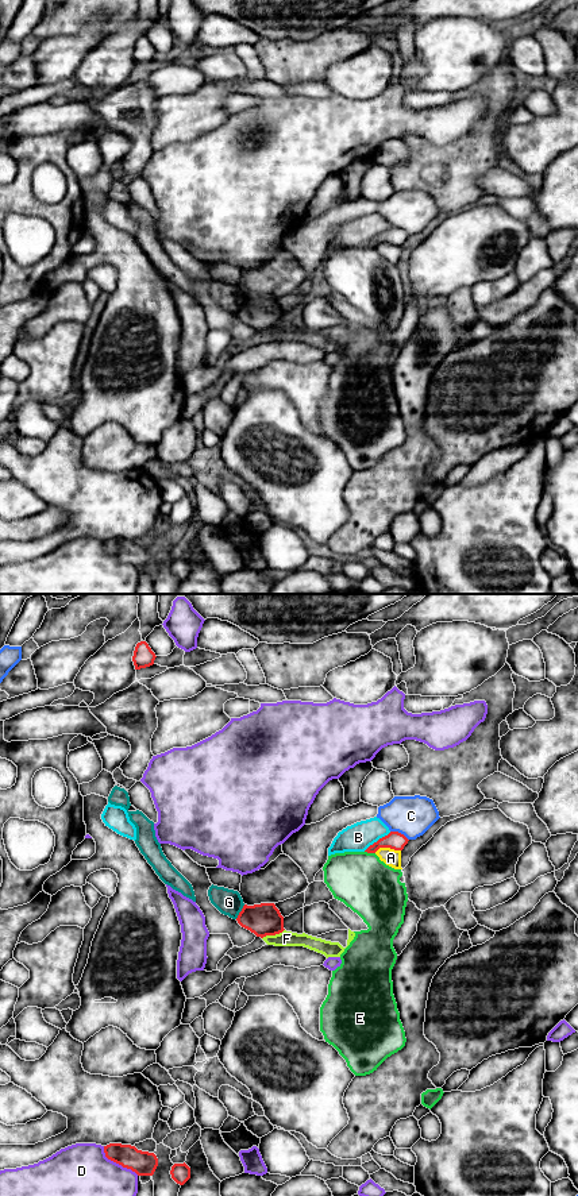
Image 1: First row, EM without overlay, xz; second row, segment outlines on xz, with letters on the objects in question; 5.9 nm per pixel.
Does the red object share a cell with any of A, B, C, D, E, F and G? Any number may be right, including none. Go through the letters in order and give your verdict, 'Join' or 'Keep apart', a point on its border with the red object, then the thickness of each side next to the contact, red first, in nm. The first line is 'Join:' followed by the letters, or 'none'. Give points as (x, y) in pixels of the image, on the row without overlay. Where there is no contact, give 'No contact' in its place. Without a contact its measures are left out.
Join: none
A: Keep apart. Touches red at xz (386, 242). Thickness 110 nm (red) against 100 nm
B: Keep apart. Touches red at xz (378, 235). Thickness 110 nm (red) against 170 nm
C: Keep apart. Touches red at xz (400, 228). Thickness 110 nm (red) against 240 nm
D: Keep apart. Touches red at xz (118, 558). Thickness 140 nm (red) against 480 nm
E: Keep apart. Touches red at xz (370, 247). Thickness 110 nm (red) against 340 nm
F: Keep apart. Touches red at xz (273, 330). Thickness 190 nm (red) against 100 nm
G: Keep apart. Touches red at xz (241, 307). Thickness 190 nm (red) against 160 nm

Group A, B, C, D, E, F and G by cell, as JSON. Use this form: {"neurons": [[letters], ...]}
{"neurons": [["A"], ["B"], ["C"], ["D"], ["E"], ["F"], ["G"]]}

